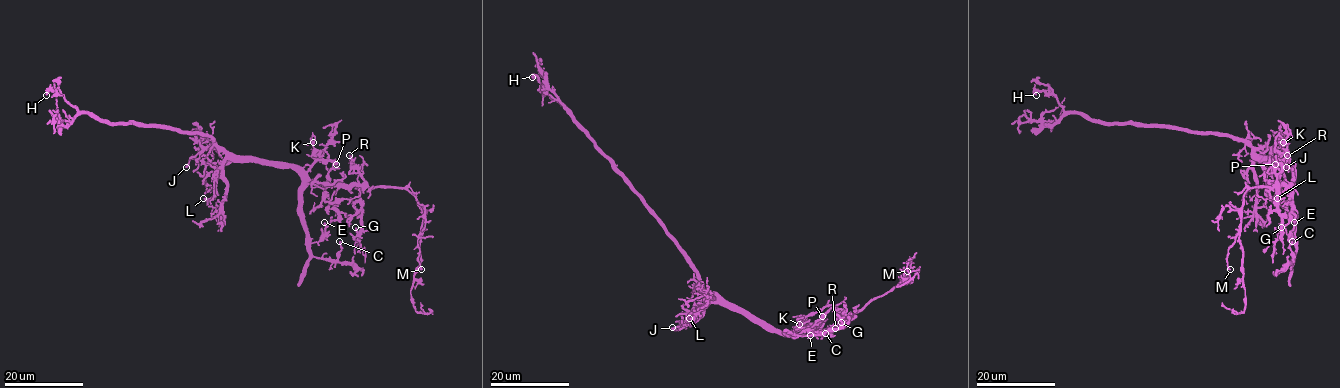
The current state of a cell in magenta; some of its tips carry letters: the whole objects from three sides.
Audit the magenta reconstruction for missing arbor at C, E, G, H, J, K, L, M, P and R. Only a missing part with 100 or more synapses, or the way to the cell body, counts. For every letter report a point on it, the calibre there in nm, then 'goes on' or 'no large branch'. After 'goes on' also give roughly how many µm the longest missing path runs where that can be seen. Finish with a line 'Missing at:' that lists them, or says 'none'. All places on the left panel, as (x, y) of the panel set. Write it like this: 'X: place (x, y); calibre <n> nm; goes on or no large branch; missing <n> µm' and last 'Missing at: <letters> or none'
C: place (339, 241); calibre 240 nm; no large branch
E: place (324, 222); calibre 130 nm; no large branch
G: place (355, 227); calibre 160 nm; no large branch
H: place (46, 95); calibre 240 nm; no large branch
J: place (186, 167); calibre 260 nm; no large branch
K: place (313, 142); calibre 170 nm; no large branch
L: place (203, 198); calibre 240 nm; no large branch
M: place (421, 269); calibre 200 nm; no large branch
P: place (336, 164); calibre 500 nm; no large branch
R: place (349, 155); calibre 200 nm; no large branch
Missing at: none

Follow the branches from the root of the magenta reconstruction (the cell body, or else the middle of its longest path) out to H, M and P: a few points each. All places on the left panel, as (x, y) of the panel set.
H: (250, 160), (237, 160), (205, 134), (110, 123), (82, 114), (56, 91), (49, 90), (46, 95)
M: (250, 160), (284, 163), (305, 178), (320, 183), (405, 188), (422, 211), (422, 228), (417, 238), (421, 269)
P: (250, 160), (284, 163), (303, 172), (317, 160), (332, 160), (336, 164)

